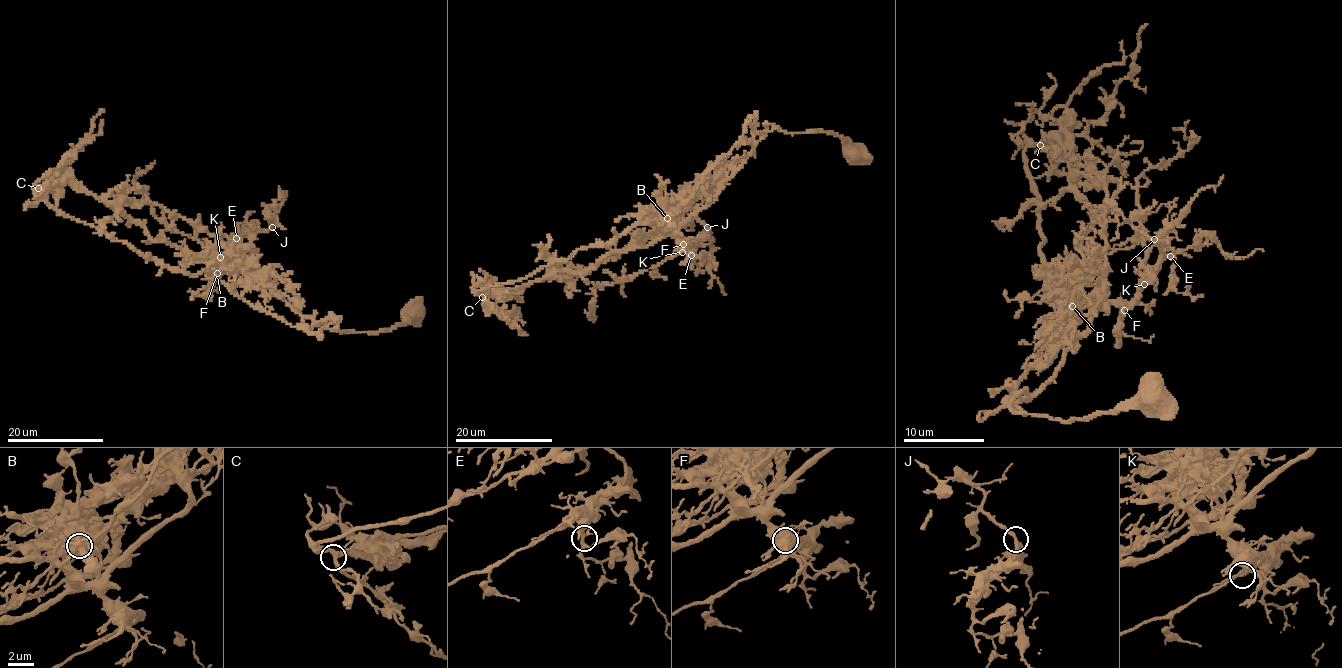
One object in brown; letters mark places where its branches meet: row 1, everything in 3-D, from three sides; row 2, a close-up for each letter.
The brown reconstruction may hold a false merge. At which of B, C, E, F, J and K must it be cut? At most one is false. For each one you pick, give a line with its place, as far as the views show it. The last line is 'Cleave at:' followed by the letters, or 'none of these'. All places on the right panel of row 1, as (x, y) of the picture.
B: place (1072, 306)
Cleave at: B

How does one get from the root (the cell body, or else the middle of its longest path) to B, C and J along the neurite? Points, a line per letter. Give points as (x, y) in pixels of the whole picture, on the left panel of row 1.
B: (414, 316), (387, 331), (357, 333), (321, 328), (316, 335), (293, 327), (239, 298), (218, 280), (217, 273)
C: (414, 316), (339, 332), (339, 318), (313, 322), (249, 270), (157, 243), (92, 195), (38, 188)
J: (414, 316), (387, 331), (339, 332), (339, 318), (316, 324), (274, 289), (217, 270), (241, 236), (272, 227)

